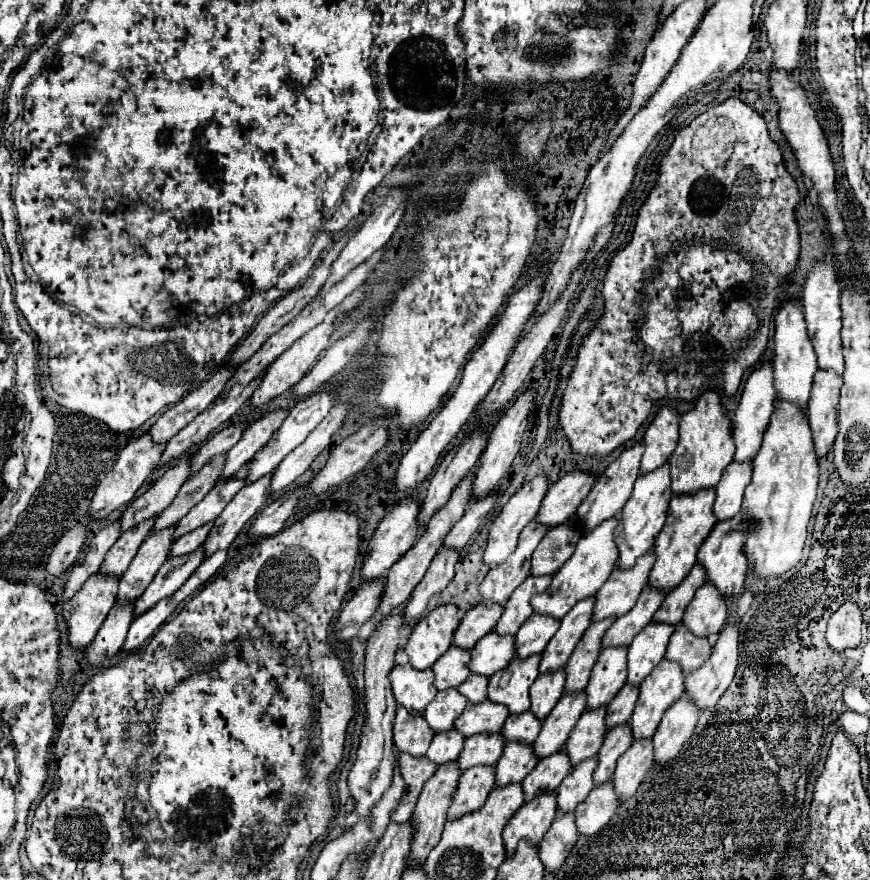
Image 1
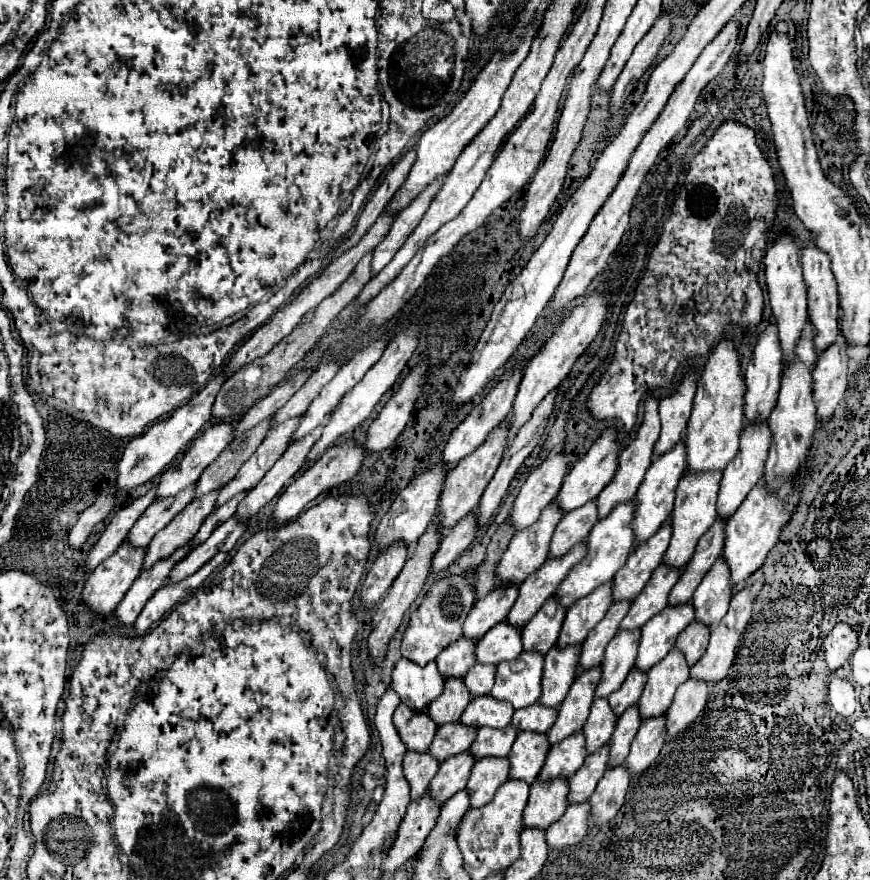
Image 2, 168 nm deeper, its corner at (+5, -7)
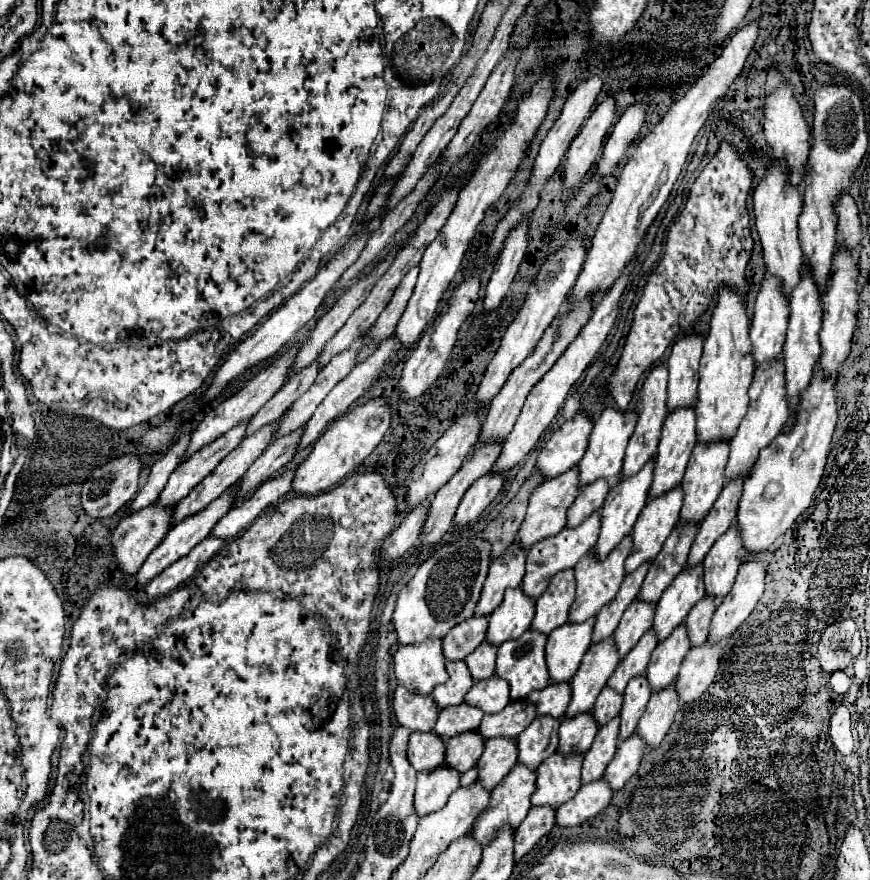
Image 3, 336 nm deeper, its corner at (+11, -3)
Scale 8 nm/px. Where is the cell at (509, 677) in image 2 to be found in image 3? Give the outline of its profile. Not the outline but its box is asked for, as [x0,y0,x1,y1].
[496,629,550,701]

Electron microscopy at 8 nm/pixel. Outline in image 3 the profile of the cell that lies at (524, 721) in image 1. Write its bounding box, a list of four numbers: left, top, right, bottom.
[528,683,570,719]

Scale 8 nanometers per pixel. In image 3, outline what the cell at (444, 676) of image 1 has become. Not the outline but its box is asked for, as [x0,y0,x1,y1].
[444,615,488,661]

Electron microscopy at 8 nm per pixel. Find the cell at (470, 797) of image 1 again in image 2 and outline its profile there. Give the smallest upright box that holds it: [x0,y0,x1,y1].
[466,759,508,807]

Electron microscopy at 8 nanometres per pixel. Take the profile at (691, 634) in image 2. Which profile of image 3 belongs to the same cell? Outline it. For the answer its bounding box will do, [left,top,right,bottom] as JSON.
[686,595,716,645]

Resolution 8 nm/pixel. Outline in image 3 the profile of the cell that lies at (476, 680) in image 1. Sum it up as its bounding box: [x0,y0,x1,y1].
[466,641,498,679]

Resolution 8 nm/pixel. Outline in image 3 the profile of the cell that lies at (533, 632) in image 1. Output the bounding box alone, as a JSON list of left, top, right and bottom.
[532,569,576,633]

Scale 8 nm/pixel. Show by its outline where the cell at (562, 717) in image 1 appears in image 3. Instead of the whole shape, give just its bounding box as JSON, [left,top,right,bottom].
[566,637,620,717]

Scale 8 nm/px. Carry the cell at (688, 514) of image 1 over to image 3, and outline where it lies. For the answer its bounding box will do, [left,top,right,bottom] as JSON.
[680,441,730,523]

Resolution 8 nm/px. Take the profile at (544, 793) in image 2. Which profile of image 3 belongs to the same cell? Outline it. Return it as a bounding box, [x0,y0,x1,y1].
[532,753,582,807]

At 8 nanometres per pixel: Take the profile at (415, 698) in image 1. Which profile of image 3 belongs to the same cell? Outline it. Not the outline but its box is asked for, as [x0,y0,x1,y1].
[394,639,448,695]

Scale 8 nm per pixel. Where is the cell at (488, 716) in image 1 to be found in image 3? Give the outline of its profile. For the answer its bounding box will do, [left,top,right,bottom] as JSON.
[464,675,510,713]

